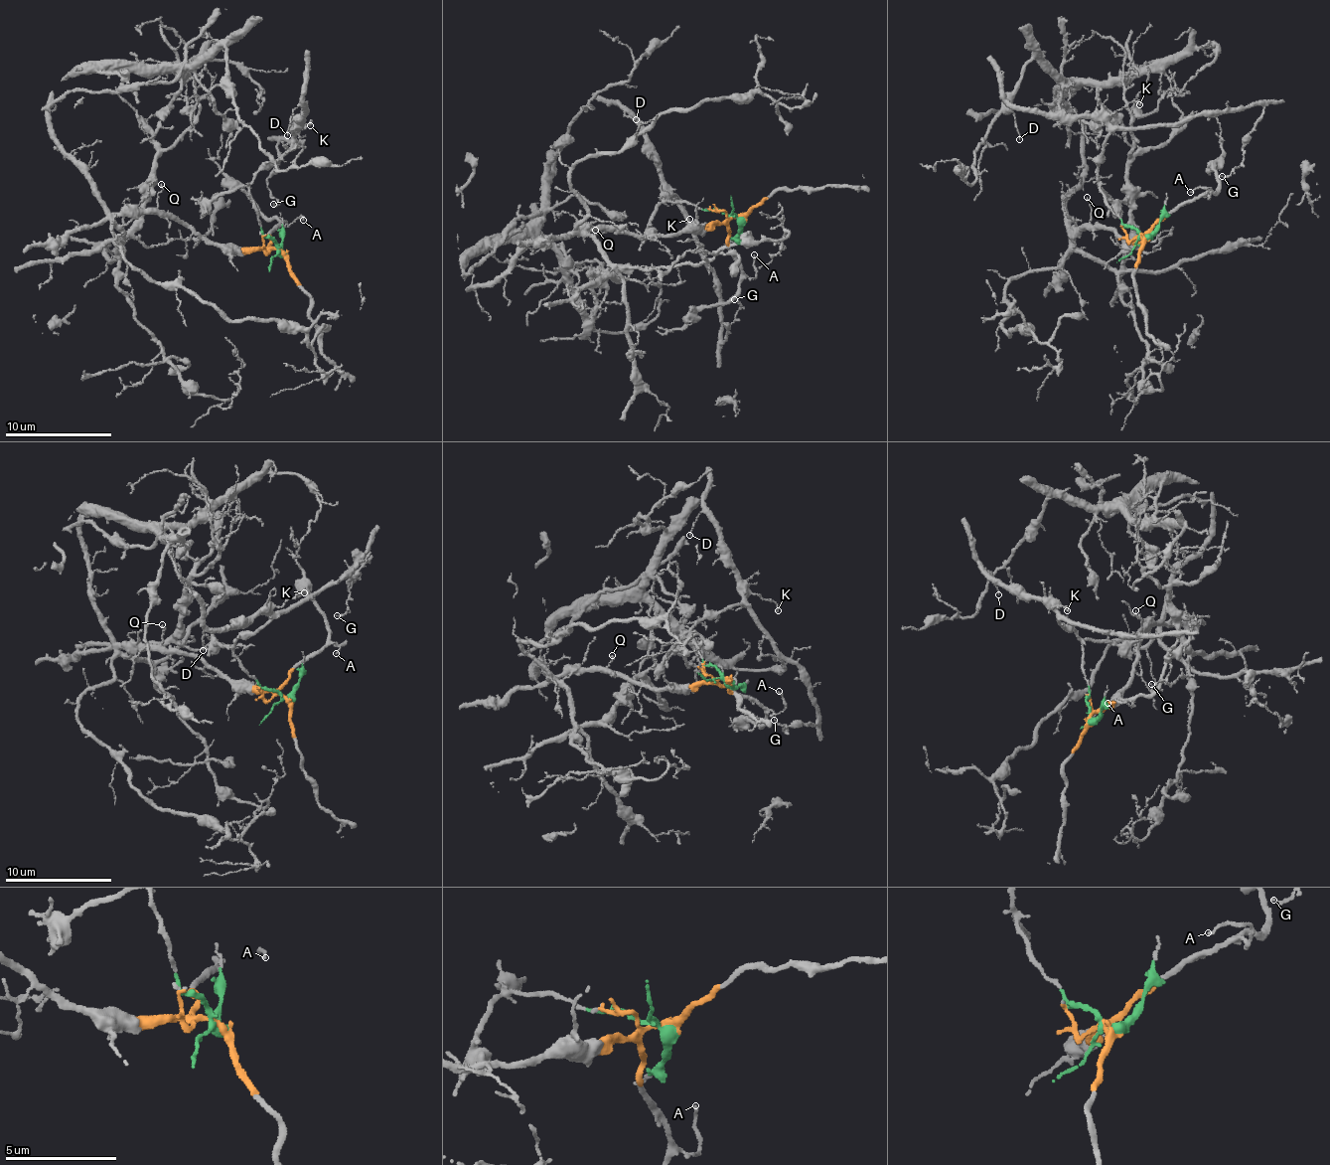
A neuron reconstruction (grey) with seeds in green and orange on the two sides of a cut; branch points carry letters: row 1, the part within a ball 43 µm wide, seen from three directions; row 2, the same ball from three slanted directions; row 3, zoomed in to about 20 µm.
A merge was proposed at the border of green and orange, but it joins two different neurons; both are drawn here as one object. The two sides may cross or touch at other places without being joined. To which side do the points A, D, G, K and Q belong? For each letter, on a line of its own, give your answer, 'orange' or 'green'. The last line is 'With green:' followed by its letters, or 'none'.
A: orange
D: green
G: green
K: green
Q: orange
With green: D, G, K

